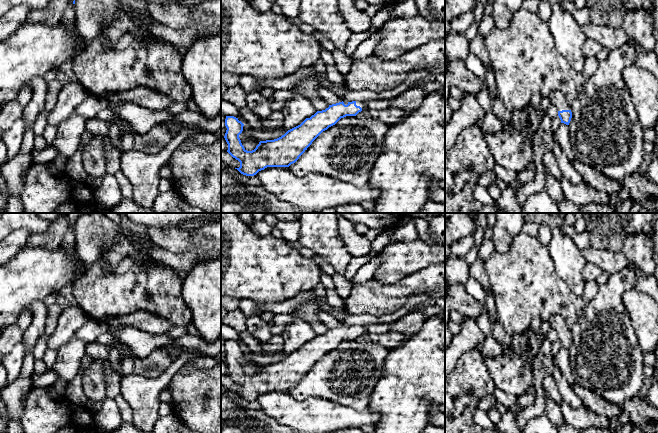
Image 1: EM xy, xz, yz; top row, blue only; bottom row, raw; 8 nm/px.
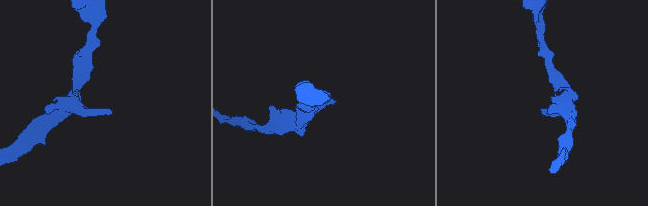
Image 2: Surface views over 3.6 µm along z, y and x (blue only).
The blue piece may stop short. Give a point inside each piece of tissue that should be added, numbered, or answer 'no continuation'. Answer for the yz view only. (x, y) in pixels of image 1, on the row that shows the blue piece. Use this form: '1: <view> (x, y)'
1: yz (557, 98)

